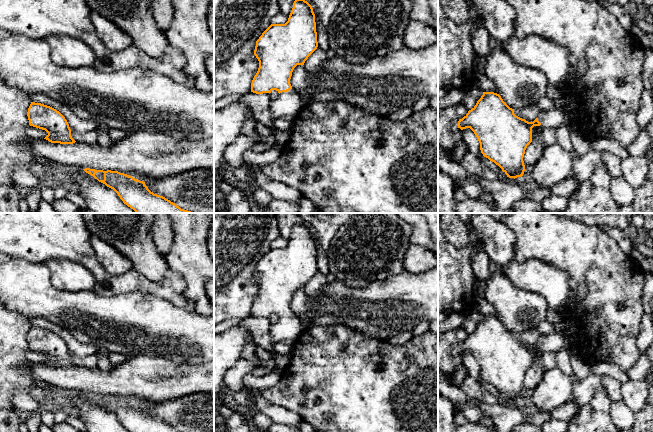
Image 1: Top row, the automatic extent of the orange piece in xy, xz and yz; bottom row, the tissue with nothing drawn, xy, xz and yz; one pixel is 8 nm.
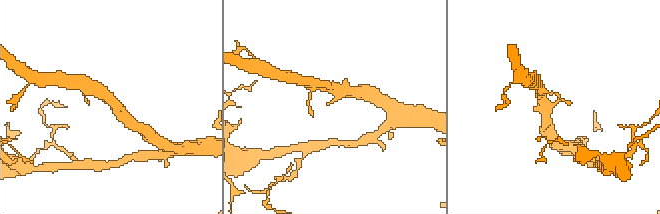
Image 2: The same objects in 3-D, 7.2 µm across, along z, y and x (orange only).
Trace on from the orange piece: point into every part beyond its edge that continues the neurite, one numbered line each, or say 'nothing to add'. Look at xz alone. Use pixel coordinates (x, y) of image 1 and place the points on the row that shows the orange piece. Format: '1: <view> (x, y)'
1: xz (289, 103)

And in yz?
1: yz (554, 118)

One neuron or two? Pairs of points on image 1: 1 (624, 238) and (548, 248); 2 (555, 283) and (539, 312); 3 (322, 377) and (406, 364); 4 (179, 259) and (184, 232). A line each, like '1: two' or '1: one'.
1: two
2: two
3: one
4: one

